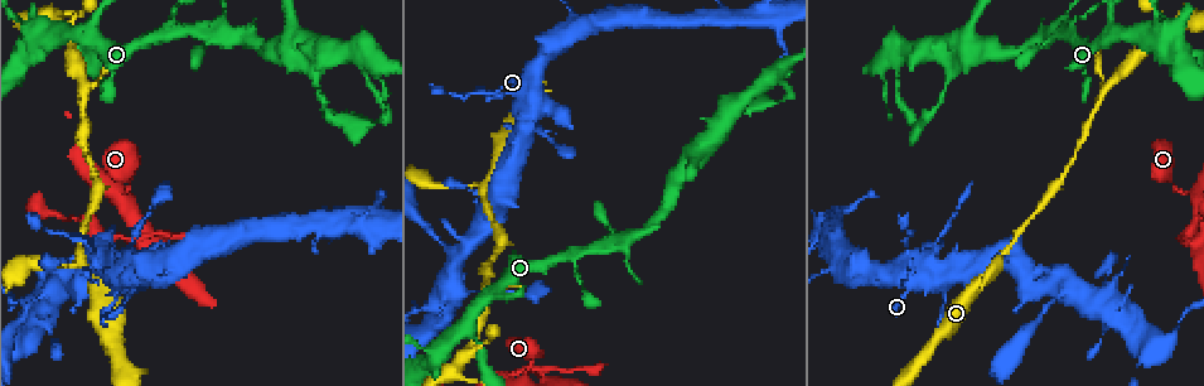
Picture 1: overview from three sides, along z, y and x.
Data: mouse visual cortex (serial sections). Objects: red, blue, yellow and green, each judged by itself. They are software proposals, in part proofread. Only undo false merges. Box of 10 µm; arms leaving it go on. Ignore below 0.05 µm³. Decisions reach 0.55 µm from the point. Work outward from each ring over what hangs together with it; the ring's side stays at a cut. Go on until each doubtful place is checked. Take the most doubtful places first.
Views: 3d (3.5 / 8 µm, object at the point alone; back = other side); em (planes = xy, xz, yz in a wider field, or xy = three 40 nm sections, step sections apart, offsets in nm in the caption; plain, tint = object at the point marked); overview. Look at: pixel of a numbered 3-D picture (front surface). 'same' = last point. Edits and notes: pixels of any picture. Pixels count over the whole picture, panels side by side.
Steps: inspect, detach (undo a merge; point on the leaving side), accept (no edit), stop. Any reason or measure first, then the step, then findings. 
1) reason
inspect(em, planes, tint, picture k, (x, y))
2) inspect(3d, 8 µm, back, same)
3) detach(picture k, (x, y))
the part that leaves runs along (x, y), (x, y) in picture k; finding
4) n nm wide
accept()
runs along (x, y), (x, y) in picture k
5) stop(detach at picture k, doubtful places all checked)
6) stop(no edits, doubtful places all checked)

a fork
inspect(3d, 8 µm, picture 1, (484, 185))

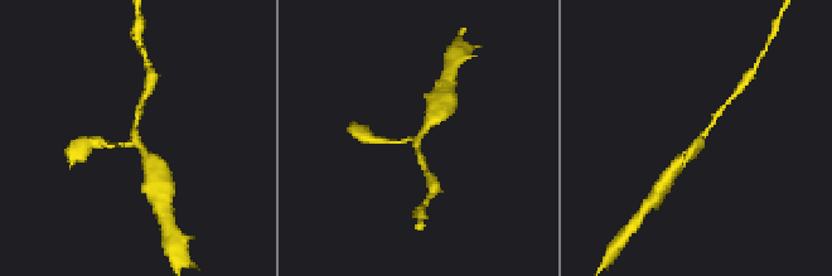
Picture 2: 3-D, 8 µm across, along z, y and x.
inspect(3d, 3.5 µm, same)

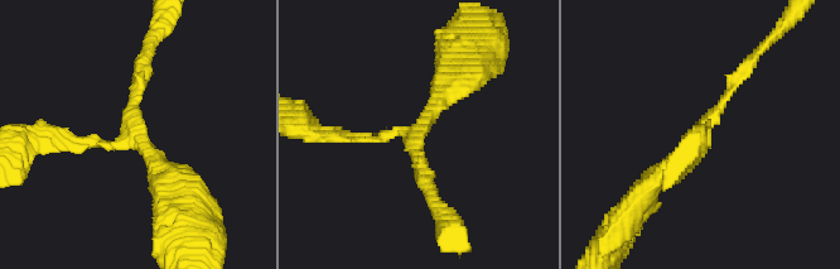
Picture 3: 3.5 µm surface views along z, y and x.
3 arms; arms of 100, 150, 200 nm; need the tissue
inspect(em, xy, step 3, tint, picture 3, (139, 137))

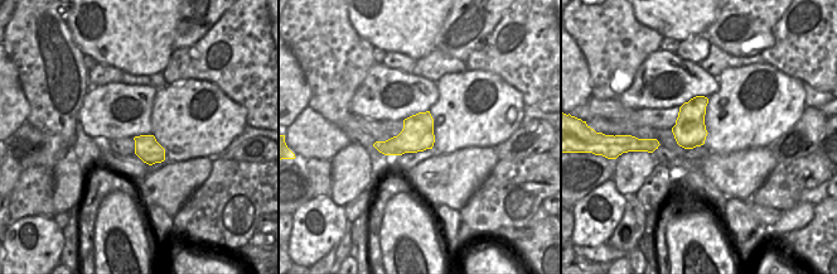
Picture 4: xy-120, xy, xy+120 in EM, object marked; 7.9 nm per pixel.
accept()
runs along (645, 192), (696, 138), (744, 67) in picture 3; one cell here

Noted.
inspect(3d, 3.5 µm, picture 1, (95, 254))

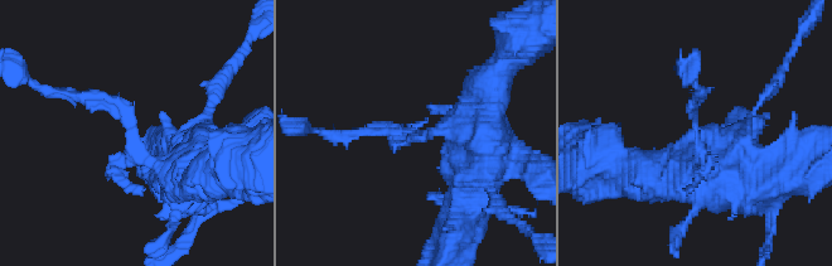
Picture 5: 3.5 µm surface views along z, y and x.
inspect(em, xy, step 2, tint, picture 5, (134, 132))

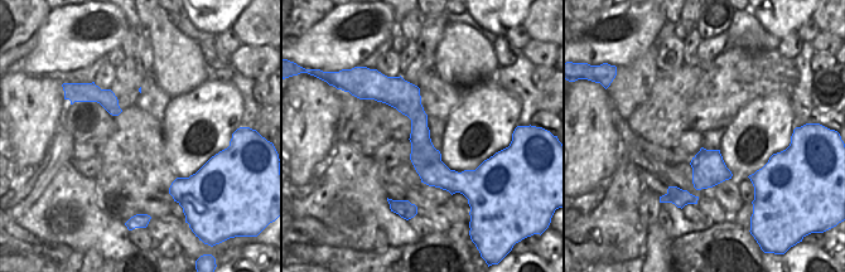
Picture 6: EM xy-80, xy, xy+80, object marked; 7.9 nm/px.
cut it another way
inspect(em, planes, tint, same)

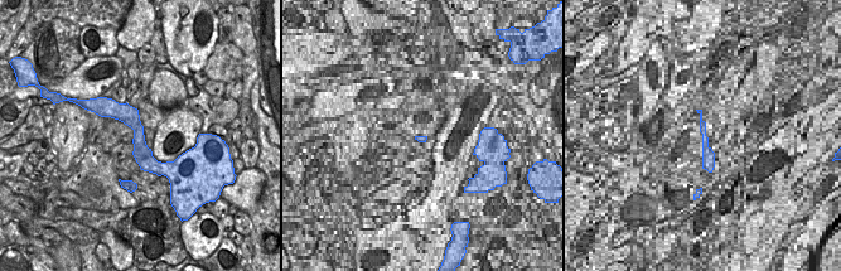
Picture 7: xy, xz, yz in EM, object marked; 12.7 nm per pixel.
accept()
runs along (180, 189), (111, 107), (64, 92) in picture 5; continuous, no second cell

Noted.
two arms in line, one across
inspect(3d, 3.5 µm, back, picture 1, (468, 349))

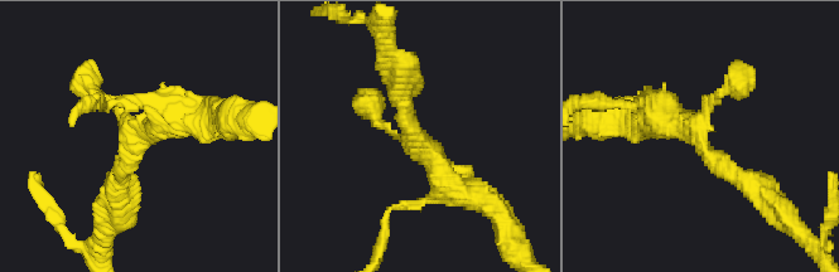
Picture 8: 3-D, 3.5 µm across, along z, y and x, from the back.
now the EM
inspect(em, planes, tint, picture 8, (419, 143))

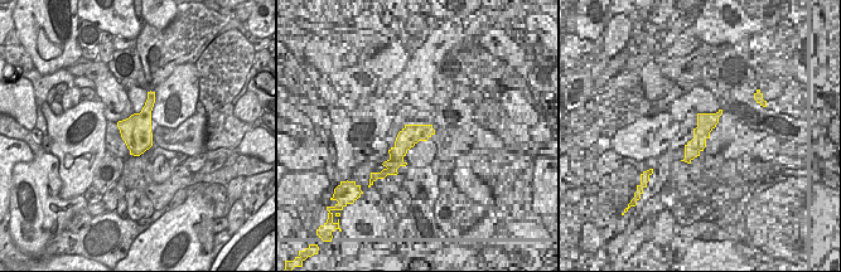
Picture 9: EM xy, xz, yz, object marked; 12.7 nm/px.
3 arms; arms of 100, 300, 300 nm
accept()
runs along (761, 189), (686, 124), (651, 120) in picture 8; all the same cell

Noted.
two arms in line, one across
inspect(3d, 8 µm, picture 1, (561, 256))

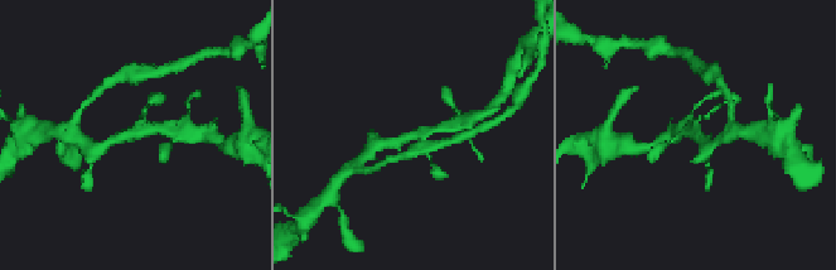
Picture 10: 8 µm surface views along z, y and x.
zoom in
inspect(3d, 3.5 µm, same)

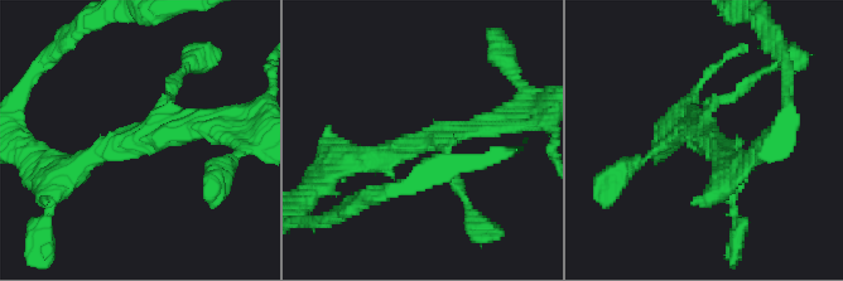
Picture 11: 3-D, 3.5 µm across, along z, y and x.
3 arms; arms of 150, 250, 300 nm
inspect(em, xy, step 5, tint, picture 11, (709, 139))

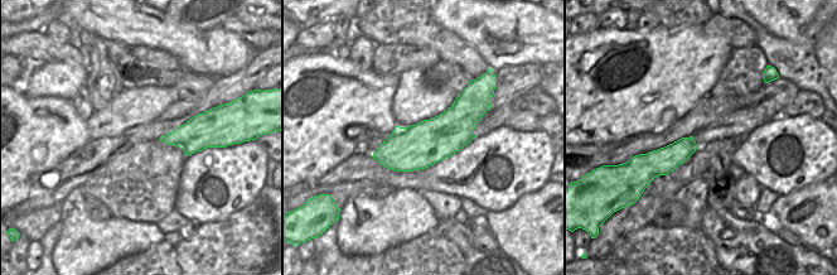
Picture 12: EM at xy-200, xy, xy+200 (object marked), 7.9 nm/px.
360 nm wide
accept()
runs along (66, 174), (128, 139), (216, 127) in picture 11; all the same cell

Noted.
inspect(3d, 8 µm, picture 1, (601, 248))

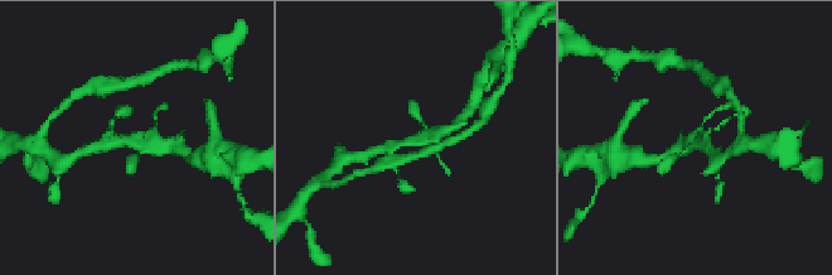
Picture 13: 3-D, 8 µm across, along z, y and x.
closer look
inspect(3d, 3.5 µm, same)

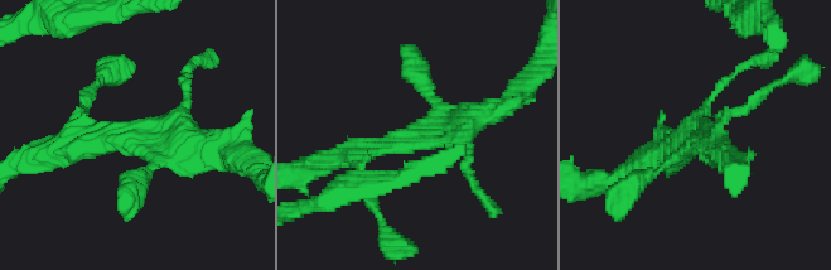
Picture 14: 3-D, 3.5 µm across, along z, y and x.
4 arms; arms of 150, 200, 250, 350 nm; need the tissue
inspect(em, xy, step 1, tint, picture 14, (131, 143))

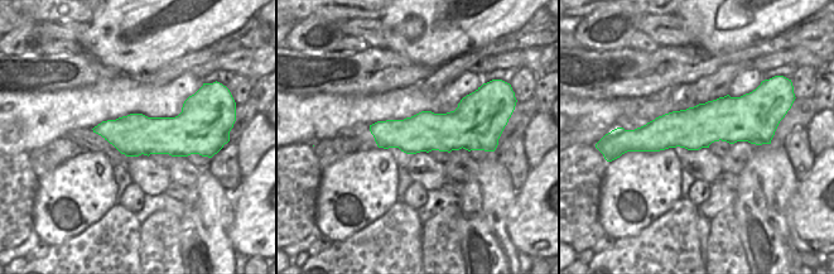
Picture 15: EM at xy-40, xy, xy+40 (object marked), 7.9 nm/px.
accept()
runs along (339, 155), (433, 136), (494, 110) in picture 14; one cell here

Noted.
stop(no edits, doubtful places all checked)

